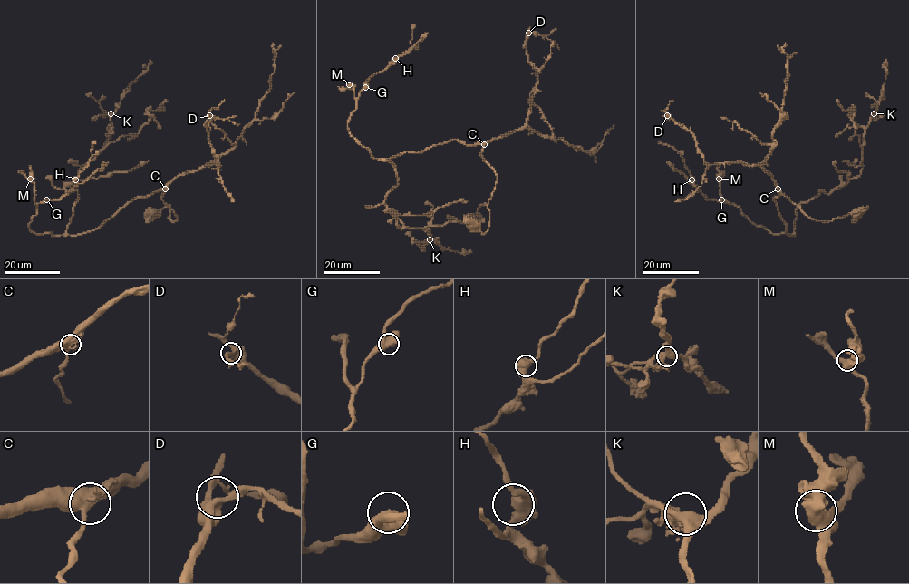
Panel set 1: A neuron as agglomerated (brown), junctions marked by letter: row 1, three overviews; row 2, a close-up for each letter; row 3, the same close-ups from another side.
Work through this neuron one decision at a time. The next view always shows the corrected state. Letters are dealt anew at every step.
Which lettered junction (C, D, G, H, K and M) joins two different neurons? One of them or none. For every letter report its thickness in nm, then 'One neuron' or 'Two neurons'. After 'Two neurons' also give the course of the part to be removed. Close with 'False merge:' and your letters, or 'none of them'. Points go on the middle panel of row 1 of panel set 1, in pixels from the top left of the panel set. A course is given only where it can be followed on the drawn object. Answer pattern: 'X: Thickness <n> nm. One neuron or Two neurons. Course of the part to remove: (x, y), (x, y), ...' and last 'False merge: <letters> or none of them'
C: Thickness 480 nm. One neuron
D: Thickness 420 nm. One neuron
G: Thickness 420 nm. One neuron
H: Thickness 480 nm. One neuron
K: Thickness 380 nm. One neuron
M: Thickness 480 nm. One neuron
False merge: none of them

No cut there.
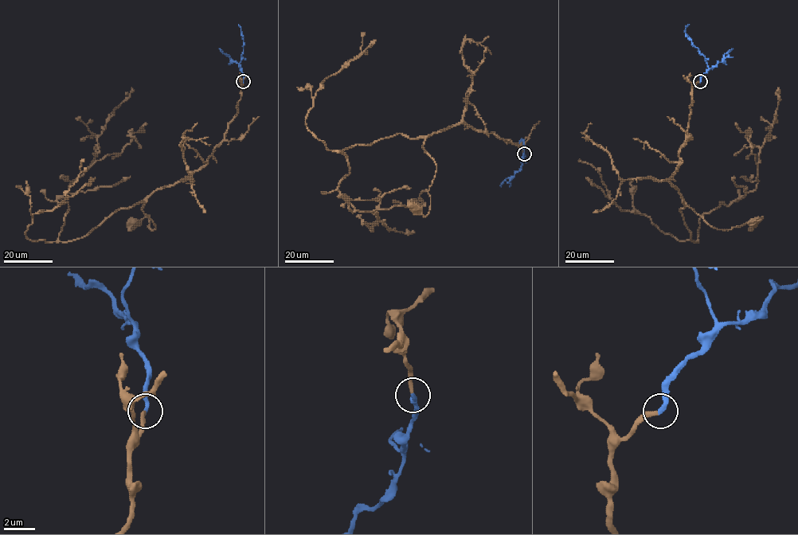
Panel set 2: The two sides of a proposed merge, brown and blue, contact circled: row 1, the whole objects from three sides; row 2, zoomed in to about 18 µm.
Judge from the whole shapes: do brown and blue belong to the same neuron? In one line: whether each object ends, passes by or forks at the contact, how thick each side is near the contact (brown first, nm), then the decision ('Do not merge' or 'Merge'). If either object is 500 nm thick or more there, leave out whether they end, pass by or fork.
At the ring brown ends. At the ring blue ends. Thickness 280 nm (brown) against 300 nm. Merge

